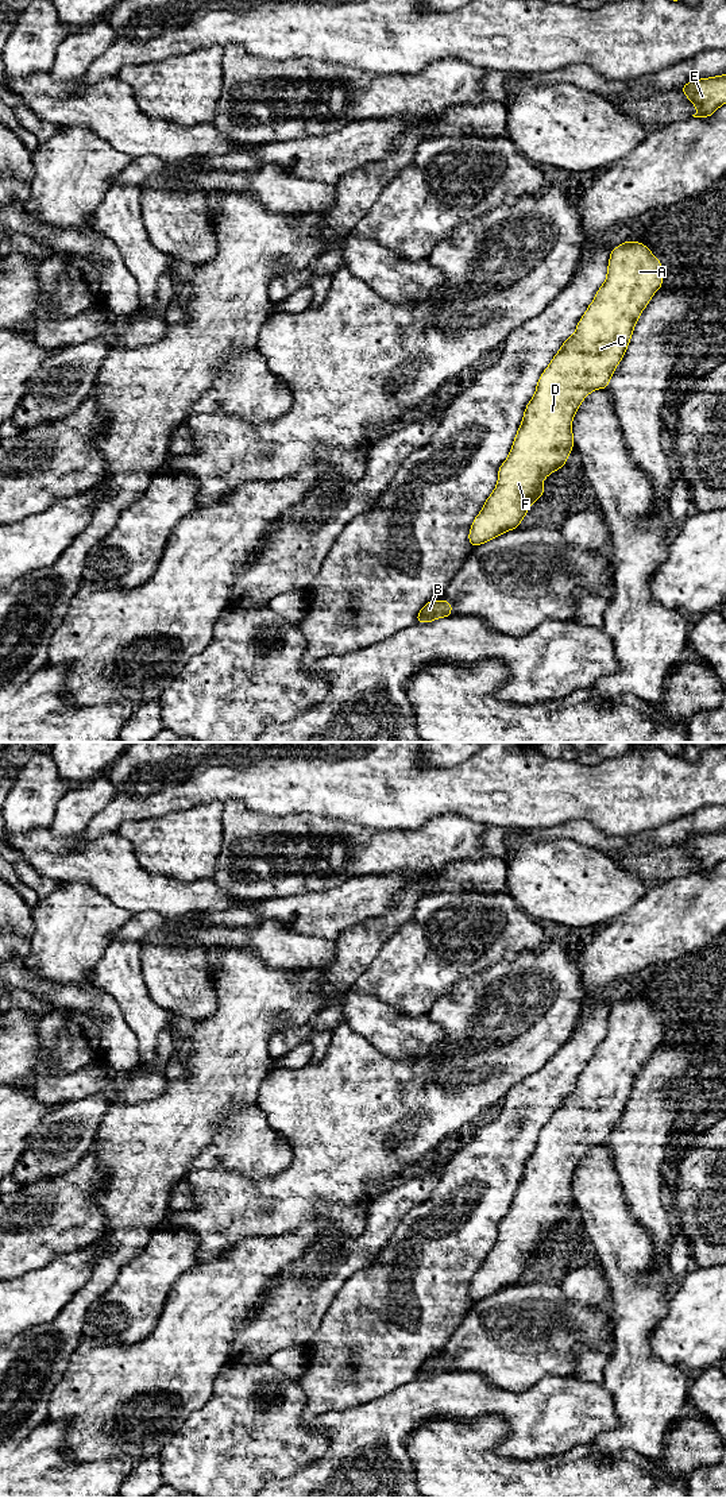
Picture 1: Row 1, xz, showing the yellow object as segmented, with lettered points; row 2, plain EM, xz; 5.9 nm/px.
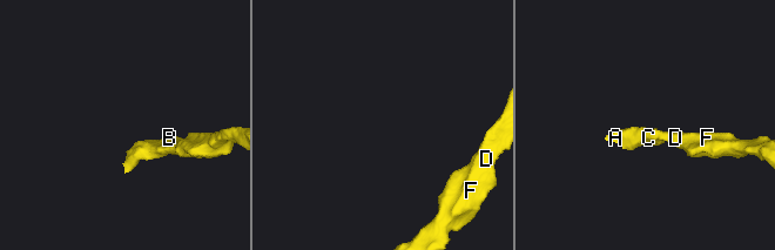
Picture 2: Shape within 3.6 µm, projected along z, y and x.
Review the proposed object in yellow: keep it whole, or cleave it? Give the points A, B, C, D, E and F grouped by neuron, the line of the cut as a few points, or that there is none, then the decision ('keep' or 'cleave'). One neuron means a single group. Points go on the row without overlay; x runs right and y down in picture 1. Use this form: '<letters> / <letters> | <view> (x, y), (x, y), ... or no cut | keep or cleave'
A B C D E F | no cut | keep

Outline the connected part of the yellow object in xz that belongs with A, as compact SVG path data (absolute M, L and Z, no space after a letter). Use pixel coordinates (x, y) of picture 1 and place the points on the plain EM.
M627 996L611 1005L605 1039L596 1047L594 1057L578 1078L575 1089L563 1099L560 1107L553 1112L547 1126L540 1131L536 1148L526 1161L511 1206L498 1225L497 1243L487 1254L483 1265L471 1281L468 1296L472 1304L505 1287L518 1283L522 1274L526 1271L528 1263L533 1258L538 1256L541 1250L547 1248L547 1246L541 1243L542 1236L551 1228L561 1224L572 1206L574 1189L571 1180L578 1163L592 1146L609 1143L609 1136L625 1111L641 1067L661 1041L663 1020L653 1012L652 1007L646 1001L640 997Z

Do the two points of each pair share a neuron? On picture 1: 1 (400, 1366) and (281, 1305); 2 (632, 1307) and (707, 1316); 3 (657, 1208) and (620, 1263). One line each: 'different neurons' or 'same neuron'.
1: different neurons
2: different neurons
3: different neurons

